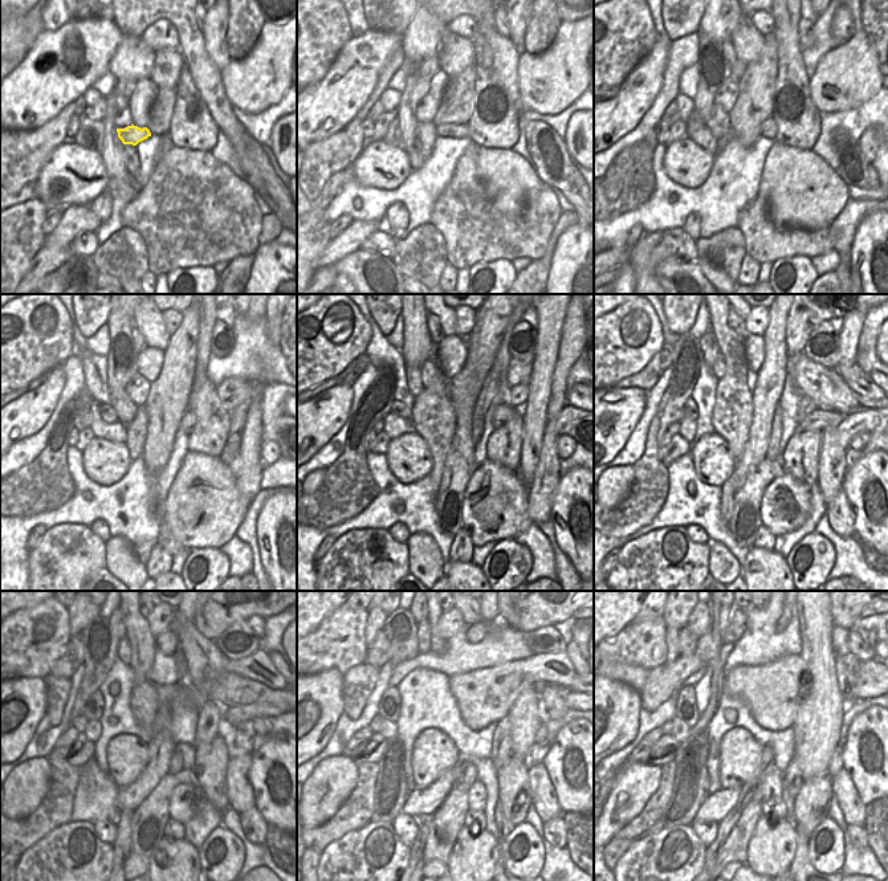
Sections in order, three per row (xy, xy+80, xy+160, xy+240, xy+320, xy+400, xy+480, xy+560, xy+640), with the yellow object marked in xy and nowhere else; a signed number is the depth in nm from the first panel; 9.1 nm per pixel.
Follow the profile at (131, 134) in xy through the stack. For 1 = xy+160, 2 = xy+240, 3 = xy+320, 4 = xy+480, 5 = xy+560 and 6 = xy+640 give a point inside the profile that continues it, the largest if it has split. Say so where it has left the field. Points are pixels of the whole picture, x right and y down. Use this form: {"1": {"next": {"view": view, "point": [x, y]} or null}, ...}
{"1": {"next": {"view": "xy+160", "point": [768, 129]}}, "2": {"next": {"view": "xy+240", "point": [188, 419]}}, "3": {"next": {"view": "xy+320", "point": [502, 414]}}, "4": {"next": {"view": "xy+480", "point": [235, 716]}}, "5": {"next": {"view": "xy+560", "point": [566, 698]}}, "6": {"next": null}}

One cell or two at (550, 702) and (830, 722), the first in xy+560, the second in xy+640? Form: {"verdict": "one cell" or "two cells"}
{"verdict": "two cells"}

